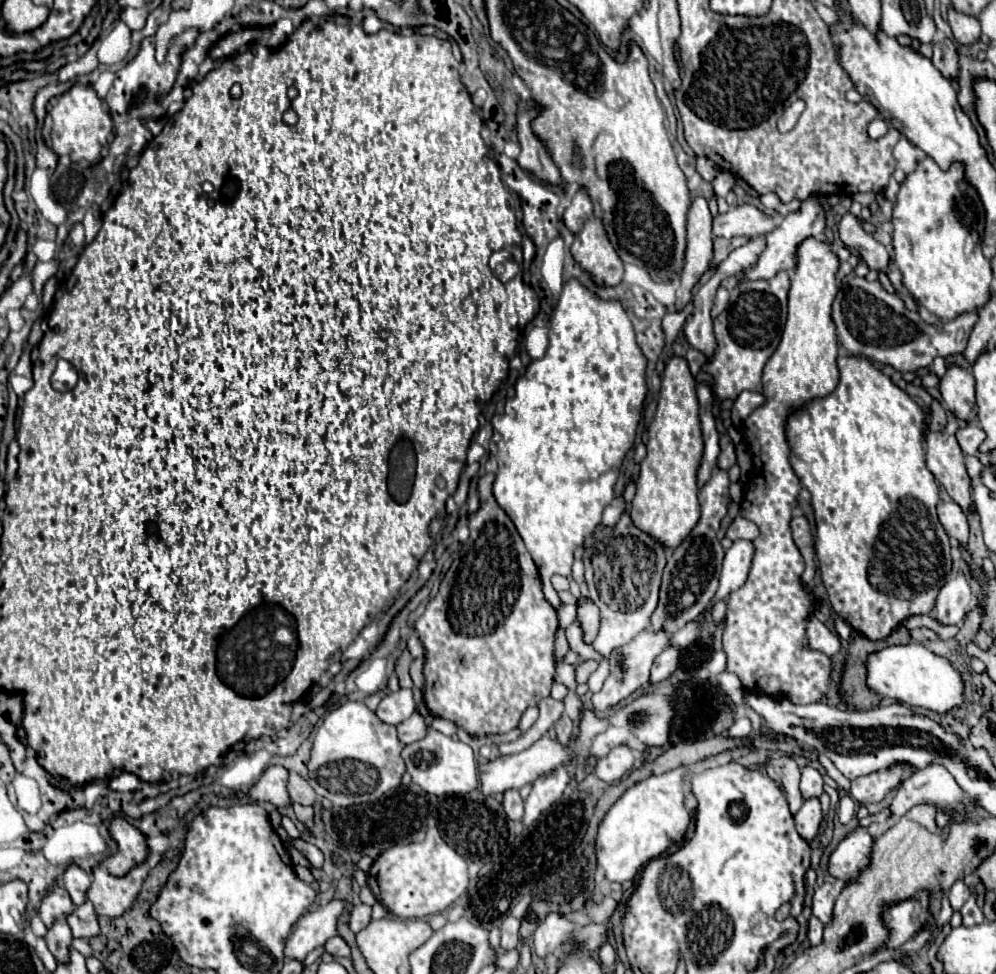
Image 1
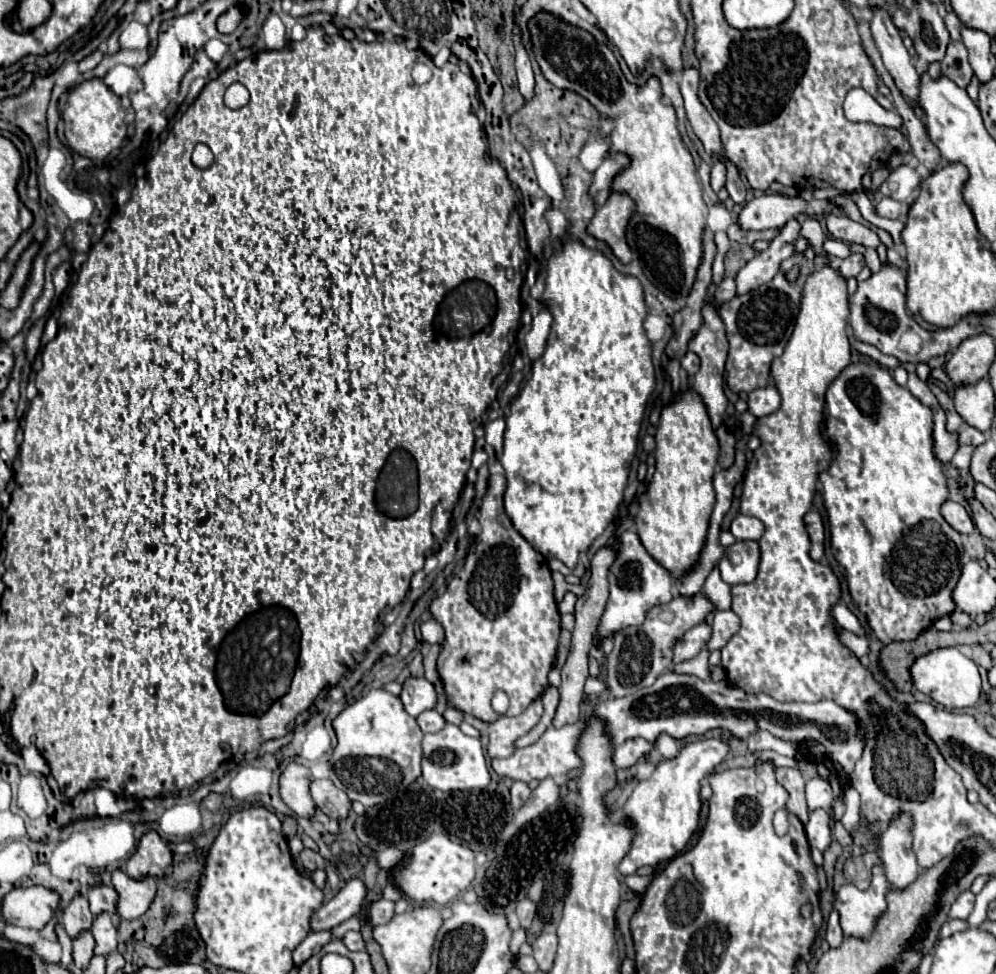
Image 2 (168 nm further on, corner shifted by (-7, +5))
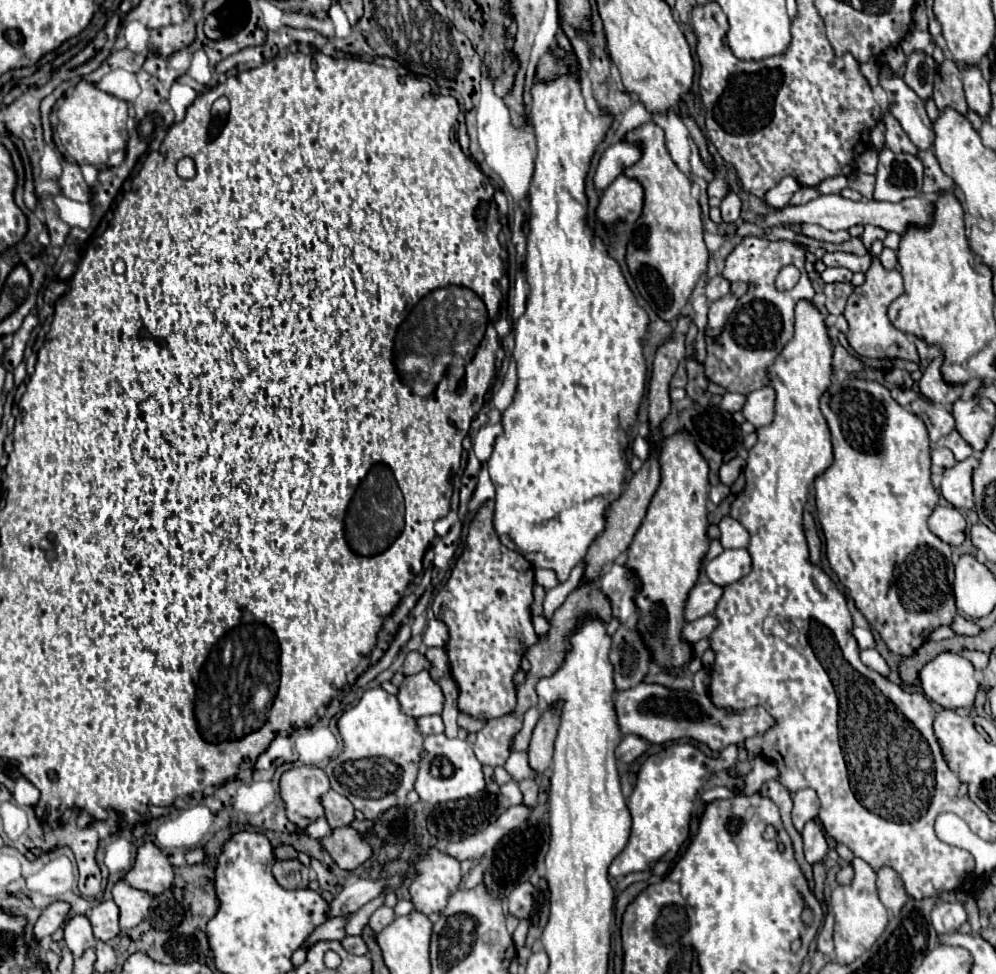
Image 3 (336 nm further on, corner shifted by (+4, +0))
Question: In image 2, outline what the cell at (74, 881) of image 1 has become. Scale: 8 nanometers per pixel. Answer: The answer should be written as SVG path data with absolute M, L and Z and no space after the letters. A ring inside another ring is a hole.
M107 885L87 887L87 899L91 903L91 913L97 917L101 913L117 915L117 891Z

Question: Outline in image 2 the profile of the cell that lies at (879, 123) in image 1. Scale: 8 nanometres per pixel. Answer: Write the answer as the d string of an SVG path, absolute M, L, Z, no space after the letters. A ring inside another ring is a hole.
M851 89L845 99L845 117L849 121L869 121L891 129L901 129L901 115L897 111L885 111L865 89Z

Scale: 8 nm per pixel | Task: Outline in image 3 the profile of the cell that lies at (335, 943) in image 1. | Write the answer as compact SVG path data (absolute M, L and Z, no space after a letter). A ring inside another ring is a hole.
M346 936L340 944L346 948L346 952L356 954L356 956L364 956L368 952L368 948L360 936Z

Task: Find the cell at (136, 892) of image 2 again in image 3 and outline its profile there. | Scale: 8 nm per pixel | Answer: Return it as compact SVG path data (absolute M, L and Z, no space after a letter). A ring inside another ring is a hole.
M124 880L114 884L112 896L120 908L120 928L124 928L124 930L138 926L144 920L144 916L148 914L148 908L152 902L152 896L148 892L134 890Z

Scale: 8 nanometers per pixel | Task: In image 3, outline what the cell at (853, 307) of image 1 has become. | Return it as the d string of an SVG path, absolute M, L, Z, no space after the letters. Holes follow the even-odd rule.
M872 258L872 264L866 272L866 282L862 286L856 286L854 294L848 298L844 318L848 320L848 344L856 350L858 356L866 358L904 358L910 362L918 362L918 350L908 340L904 332L892 326L888 320L888 304L892 304L900 294L902 288L902 274L898 270L886 270L878 258ZM892 344L898 344L900 348L890 348Z

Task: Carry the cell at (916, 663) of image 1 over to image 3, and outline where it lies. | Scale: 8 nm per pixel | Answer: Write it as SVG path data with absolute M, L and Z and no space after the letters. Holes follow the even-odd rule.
M942 652L934 660L930 660L922 670L920 670L920 684L928 700L940 704L942 708L968 708L974 702L976 692L980 690L980 682L976 680L974 666L962 658L960 654L954 652Z

